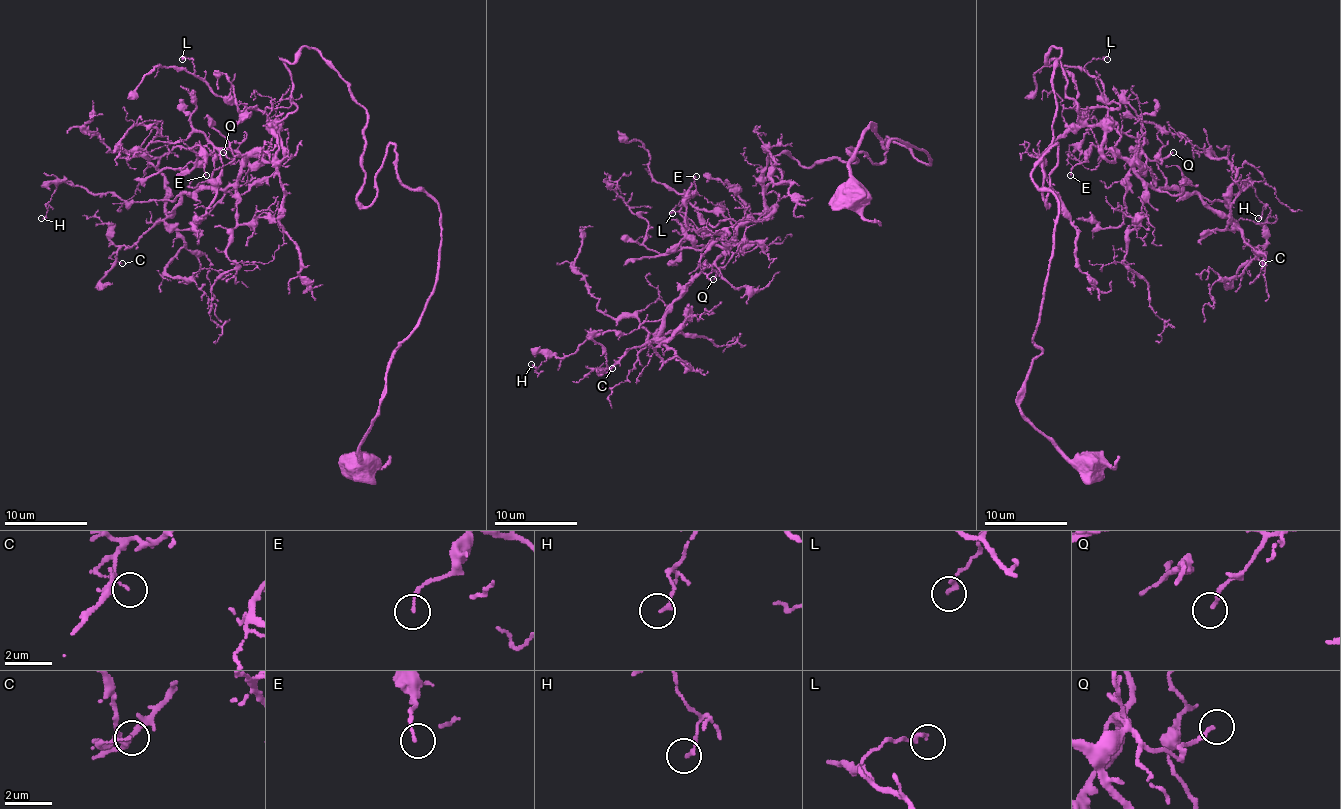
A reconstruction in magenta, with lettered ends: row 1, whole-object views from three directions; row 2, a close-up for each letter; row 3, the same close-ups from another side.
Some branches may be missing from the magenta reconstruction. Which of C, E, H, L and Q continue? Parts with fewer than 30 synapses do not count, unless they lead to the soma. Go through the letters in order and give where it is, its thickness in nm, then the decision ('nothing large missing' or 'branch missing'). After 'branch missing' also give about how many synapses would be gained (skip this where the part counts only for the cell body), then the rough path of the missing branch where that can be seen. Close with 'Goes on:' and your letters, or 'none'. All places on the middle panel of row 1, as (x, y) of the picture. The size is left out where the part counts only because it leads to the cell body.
C: at (612, 368); 110 nm thick; nothing large missing
E: at (696, 176); 130 nm thick; nothing large missing
H: at (531, 364); 140 nm thick; nothing large missing
L: at (672, 213); 180 nm thick; nothing large missing
Q: at (713, 279); 170 nm thick; nothing large missing
Goes on: none

